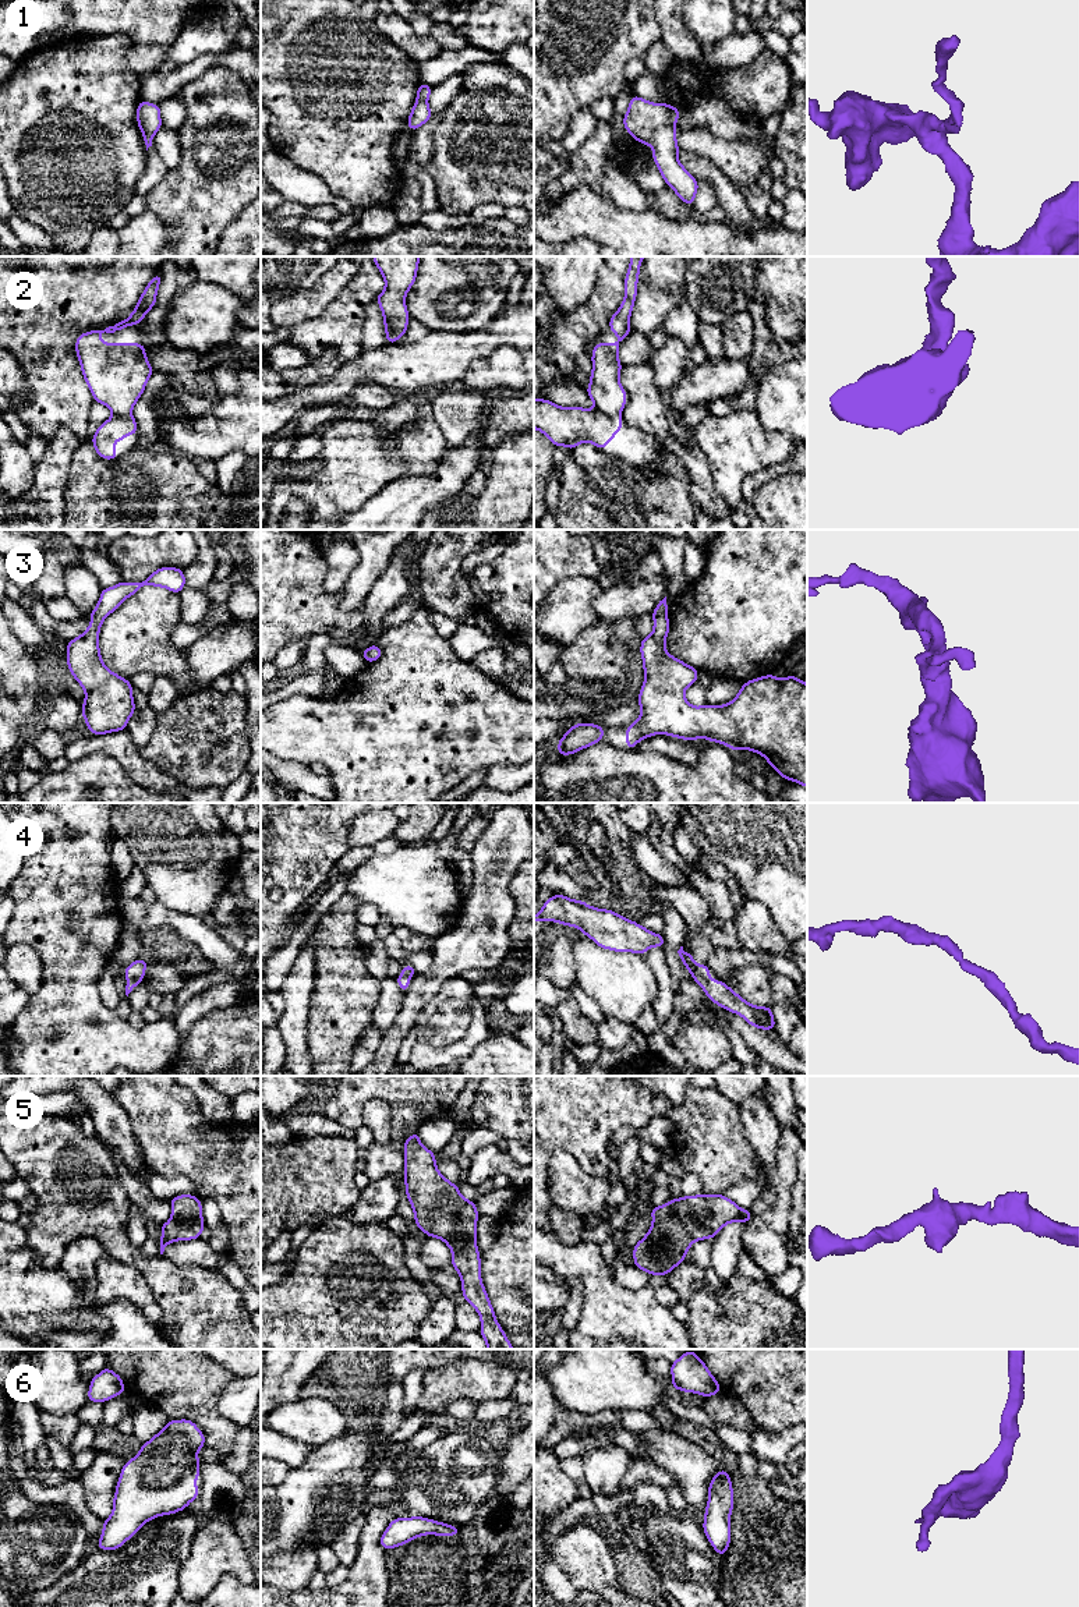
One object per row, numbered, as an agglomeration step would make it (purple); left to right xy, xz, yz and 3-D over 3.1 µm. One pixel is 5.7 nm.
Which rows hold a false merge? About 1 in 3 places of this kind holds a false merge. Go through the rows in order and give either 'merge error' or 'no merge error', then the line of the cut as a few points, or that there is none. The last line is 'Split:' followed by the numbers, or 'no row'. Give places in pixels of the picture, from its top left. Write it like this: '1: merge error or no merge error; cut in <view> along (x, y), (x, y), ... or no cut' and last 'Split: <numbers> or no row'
1: merge error; cut in yz along (674, 124), (661, 124), (654, 131), (650, 144)
2: merge error; cut in yz along (595, 407), (607, 414), (619, 416)
3: no merge error; no cut
4: no merge error; no cut
5: no merge error; no cut
6: no merge error; no cut
Split: 1, 2

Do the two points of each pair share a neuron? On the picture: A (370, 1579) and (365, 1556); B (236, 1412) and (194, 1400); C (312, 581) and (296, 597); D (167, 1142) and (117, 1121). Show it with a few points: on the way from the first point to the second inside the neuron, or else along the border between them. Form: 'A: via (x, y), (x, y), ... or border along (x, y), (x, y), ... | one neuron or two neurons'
A: via (370, 1574), (370, 1561) | one neuron
B: border along (233, 1377), (219, 1394), (218, 1411), (239, 1427) | two neurons
C: via (308, 584), (300, 593) | one neuron
D: border along (113, 1098), (124, 1111), (144, 1157) | two neurons

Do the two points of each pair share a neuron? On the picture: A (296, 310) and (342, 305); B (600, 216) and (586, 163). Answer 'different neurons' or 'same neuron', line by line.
A: different neurons
B: different neurons

